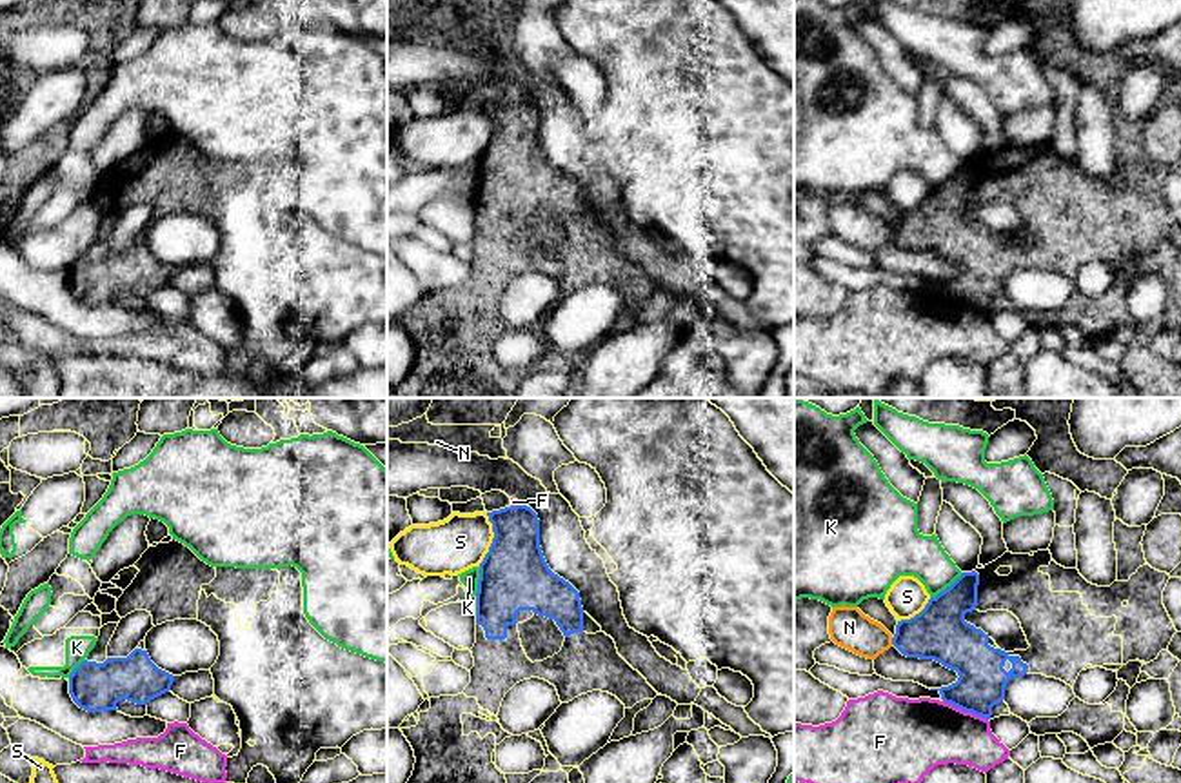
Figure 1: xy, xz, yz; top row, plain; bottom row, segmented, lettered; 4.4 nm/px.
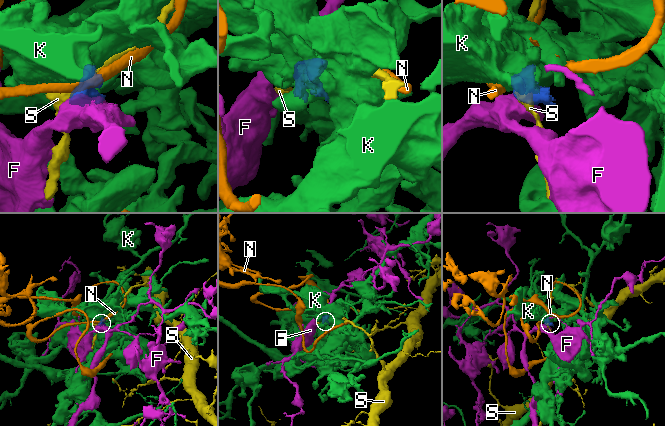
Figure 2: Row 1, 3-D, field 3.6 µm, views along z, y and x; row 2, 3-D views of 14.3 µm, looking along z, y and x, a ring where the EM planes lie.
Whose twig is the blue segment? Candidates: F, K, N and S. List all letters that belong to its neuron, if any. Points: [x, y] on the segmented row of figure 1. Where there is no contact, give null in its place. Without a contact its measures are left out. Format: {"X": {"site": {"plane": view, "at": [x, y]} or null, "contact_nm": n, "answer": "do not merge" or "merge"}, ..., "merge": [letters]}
{"F": {"site": {"plane": "yz", "at": [965, 711]}, "contact_nm": 220, "answer": "do not merge"}, "K": {"site": {"plane": "yz", "at": [947, 587]}, "contact_nm": 190, "answer": "do not merge"}, "N": {"site": {"plane": "yz", "at": [893, 642]}, "contact_nm": 30, "answer": "do not merge"}, "S": {"site": {"plane": "xz", "at": [493, 540]}, "contact_nm": 240, "answer": "do not merge"}, "merge": []}

